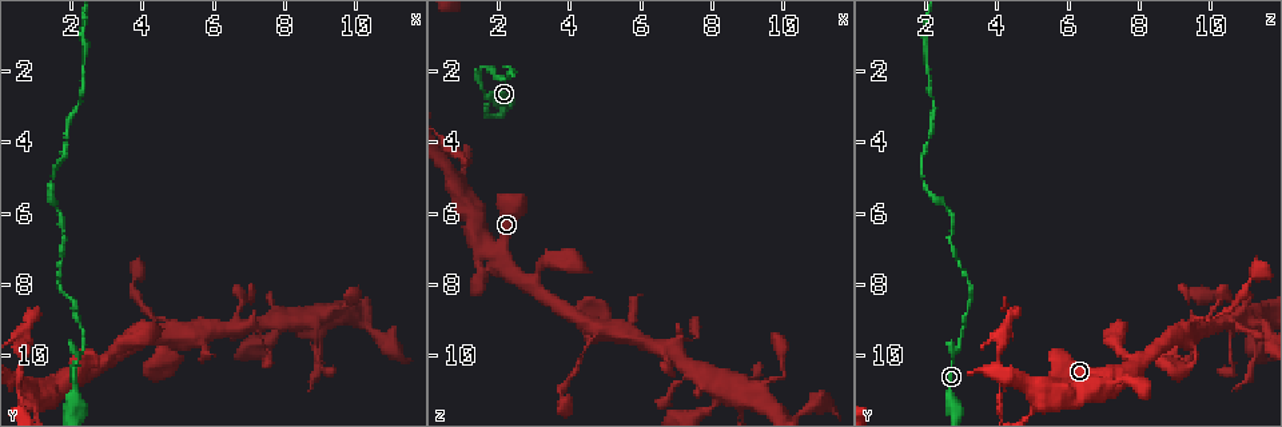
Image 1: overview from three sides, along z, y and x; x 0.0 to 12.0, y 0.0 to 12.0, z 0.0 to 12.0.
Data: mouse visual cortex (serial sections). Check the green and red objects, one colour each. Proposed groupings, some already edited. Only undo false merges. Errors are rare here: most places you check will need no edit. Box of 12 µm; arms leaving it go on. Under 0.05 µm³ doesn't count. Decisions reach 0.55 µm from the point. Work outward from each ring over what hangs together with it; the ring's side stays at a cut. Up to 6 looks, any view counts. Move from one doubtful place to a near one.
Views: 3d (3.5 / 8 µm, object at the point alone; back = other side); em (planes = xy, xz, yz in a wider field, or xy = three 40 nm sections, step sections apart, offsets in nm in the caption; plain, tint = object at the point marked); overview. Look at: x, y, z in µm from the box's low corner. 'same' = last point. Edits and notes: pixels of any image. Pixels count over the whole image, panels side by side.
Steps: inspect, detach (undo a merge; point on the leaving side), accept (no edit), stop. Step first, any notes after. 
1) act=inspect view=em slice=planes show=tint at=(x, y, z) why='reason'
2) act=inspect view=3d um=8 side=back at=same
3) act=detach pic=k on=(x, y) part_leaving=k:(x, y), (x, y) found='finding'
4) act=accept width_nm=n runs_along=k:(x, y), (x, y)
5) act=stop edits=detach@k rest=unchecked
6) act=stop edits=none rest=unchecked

act=inspect view=3d um=8 at=(2.0, 10.8, 7.4) why='four-way junction'

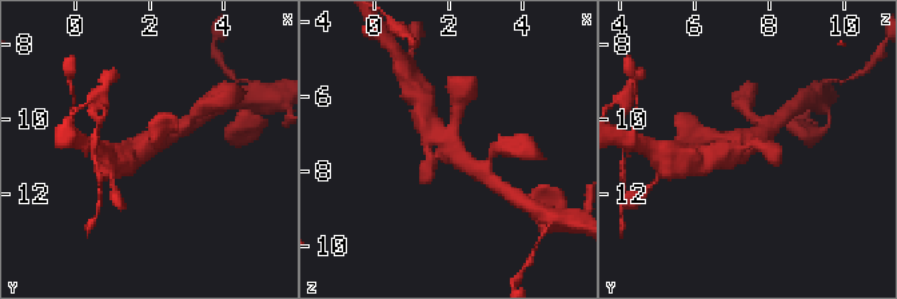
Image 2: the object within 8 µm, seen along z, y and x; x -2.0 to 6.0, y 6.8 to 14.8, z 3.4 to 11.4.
act=inspect view=em slice=xy step=3 show=tint at=(1.9, 10.8, 7.5) arms=4 arm_widths_nm=250,350,500,600

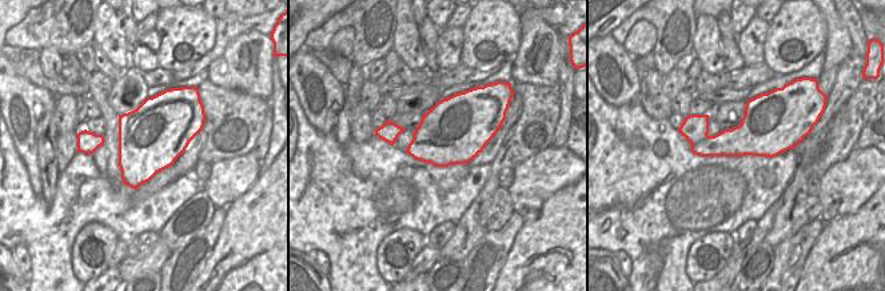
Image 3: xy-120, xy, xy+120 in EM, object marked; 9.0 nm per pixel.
act=accept runs_along=2:(457, 108), (453, 151), (474, 167) found='one cell here'

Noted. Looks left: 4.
act=inspect view=3d um=8 at=(4.9, 9.4, 9.2) why='looks like a crossing'

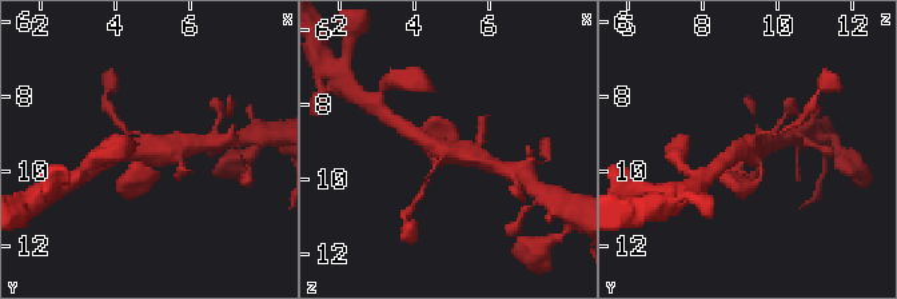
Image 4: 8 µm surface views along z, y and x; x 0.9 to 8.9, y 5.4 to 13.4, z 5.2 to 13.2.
act=inspect view=3d um=3.5 at=(5.0, 9.5, 9.3) why='zoom in'

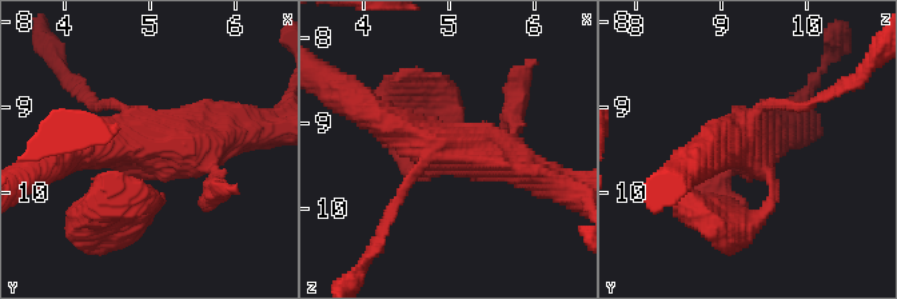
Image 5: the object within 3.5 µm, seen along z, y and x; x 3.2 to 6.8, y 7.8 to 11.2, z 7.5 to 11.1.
act=inspect view=em slice=xy step=1 show=tint at=(4.95, 9.45, 9.25) arms=4 arm_widths_nm=150,150,450,500

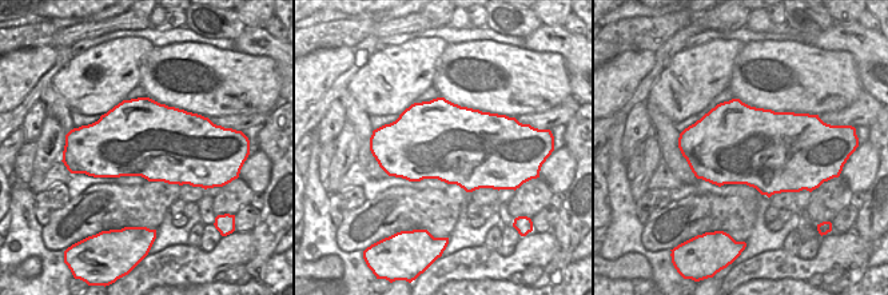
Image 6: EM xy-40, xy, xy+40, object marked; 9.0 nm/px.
act=accept runs_along=5:(363, 108), (417, 139), (523, 170) found='all the same cell'

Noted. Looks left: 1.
act=stop edits=none rest=unchecked

